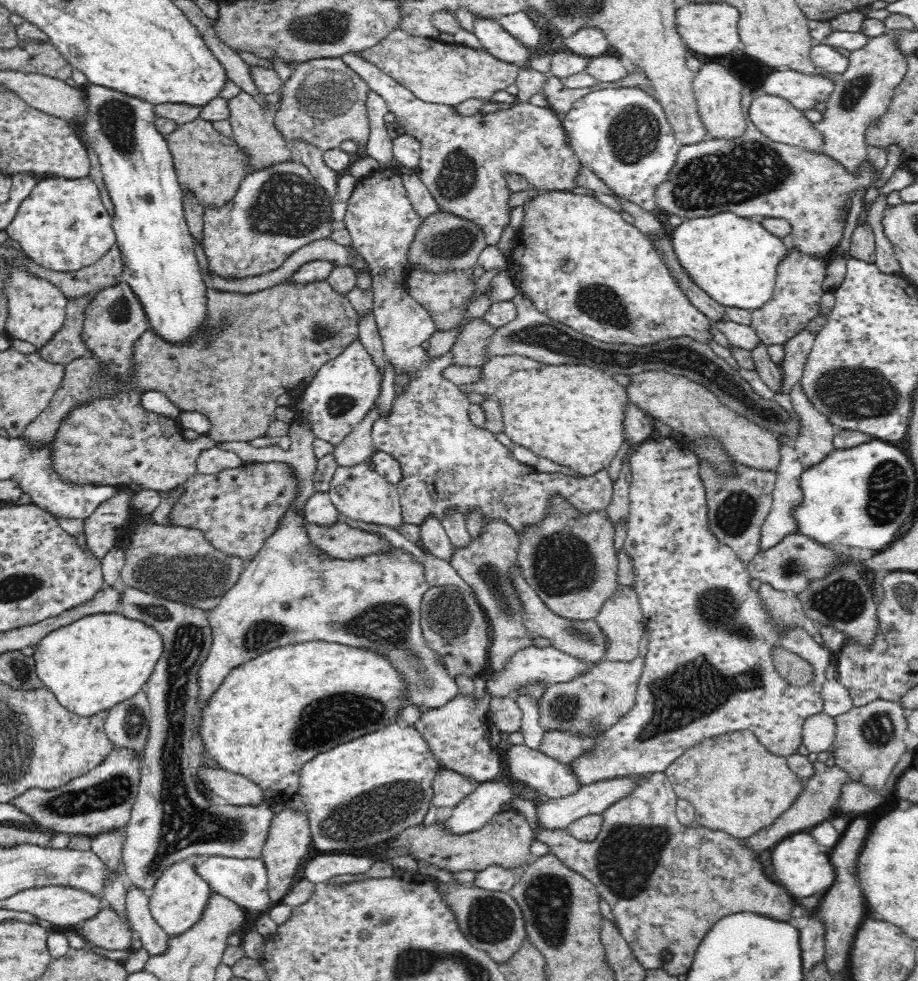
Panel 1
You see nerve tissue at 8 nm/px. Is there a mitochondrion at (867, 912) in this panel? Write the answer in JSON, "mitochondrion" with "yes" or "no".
{"mitochondrion":"no"}

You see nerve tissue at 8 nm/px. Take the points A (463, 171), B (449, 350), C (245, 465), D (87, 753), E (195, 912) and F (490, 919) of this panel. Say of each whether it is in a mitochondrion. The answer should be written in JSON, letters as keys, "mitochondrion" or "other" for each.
{"A":"mitochondrion","B":"other","C":"other","D":"other","E":"other","F":"mitochondrion"}

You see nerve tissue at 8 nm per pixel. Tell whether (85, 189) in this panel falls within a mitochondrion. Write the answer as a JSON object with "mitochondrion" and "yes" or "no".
{"mitochondrion":"no"}

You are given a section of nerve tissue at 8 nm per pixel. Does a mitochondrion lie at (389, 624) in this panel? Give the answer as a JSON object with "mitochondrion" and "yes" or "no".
{"mitochondrion":"yes"}

